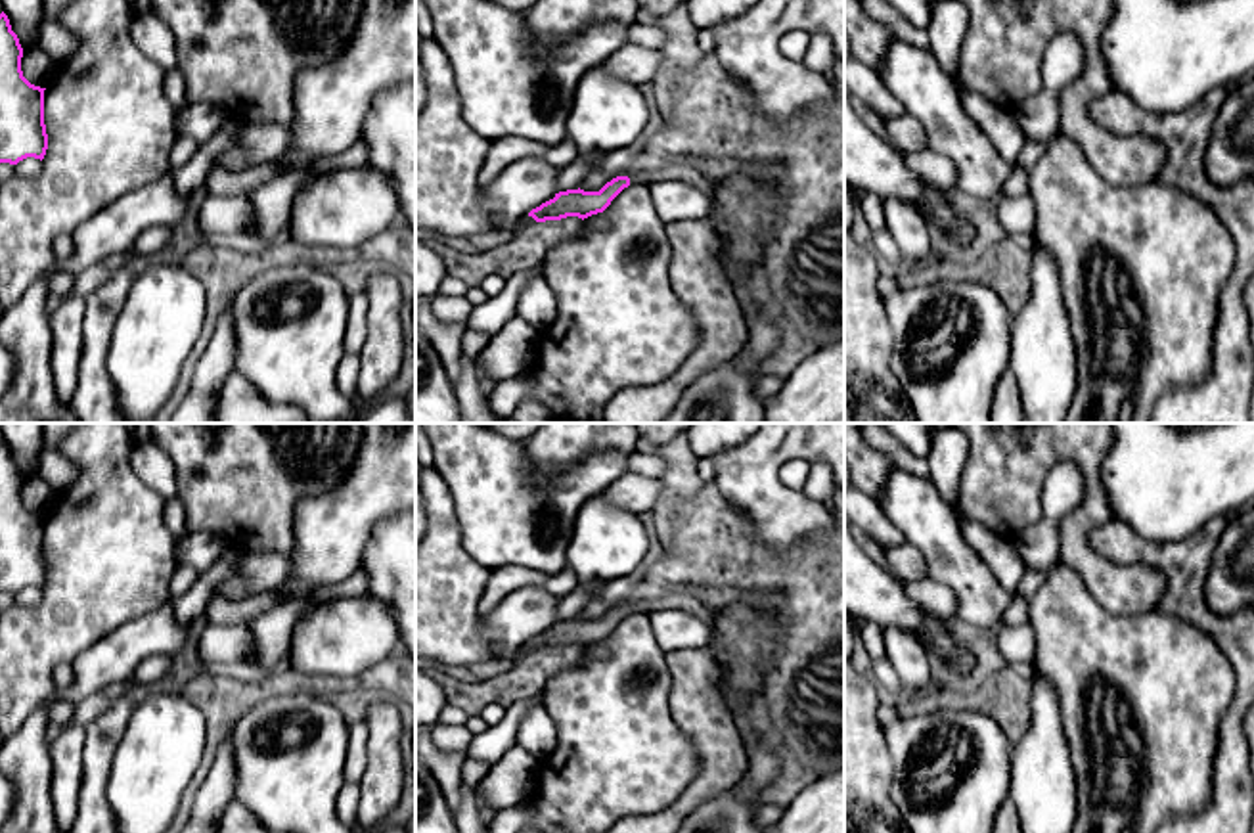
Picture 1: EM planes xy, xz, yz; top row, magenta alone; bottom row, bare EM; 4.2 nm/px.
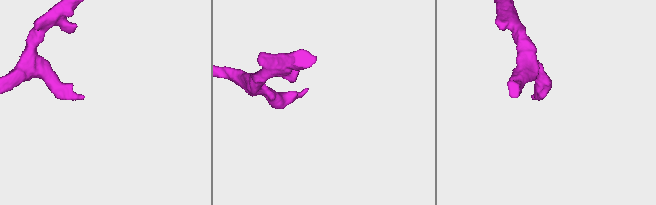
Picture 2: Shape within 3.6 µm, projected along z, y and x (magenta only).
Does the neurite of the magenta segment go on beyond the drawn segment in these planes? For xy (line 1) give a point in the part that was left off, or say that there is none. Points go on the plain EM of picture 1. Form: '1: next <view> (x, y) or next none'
1: next none

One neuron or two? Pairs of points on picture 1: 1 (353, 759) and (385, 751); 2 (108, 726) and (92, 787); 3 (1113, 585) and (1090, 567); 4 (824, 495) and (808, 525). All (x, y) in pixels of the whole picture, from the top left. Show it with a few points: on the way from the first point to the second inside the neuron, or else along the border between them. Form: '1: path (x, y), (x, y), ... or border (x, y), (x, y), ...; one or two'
1: border (360, 719), (366, 726), (366, 770), (358, 784); two
2: path (100, 742), (96, 772); one
3: path (1107, 579), (1096, 567); one
4: border (805, 491), (824, 506); two

